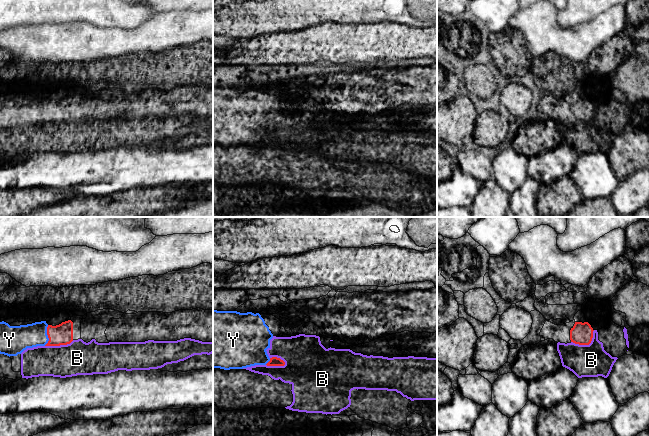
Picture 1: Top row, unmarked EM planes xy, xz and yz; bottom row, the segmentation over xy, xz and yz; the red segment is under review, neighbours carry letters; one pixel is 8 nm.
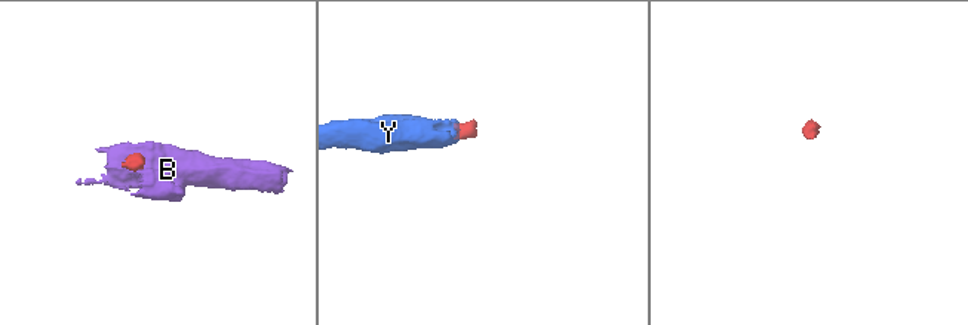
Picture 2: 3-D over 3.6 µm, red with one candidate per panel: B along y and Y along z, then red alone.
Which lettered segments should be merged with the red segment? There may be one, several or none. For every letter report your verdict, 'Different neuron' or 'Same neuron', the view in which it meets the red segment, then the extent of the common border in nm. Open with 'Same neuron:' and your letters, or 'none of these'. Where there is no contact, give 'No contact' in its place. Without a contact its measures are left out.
Same neuron: Y
B: Different neuron. Touches red in xz. Shared border 160 nm
Y: Same neuron. Touches red in xy. Shared border 170 nm

